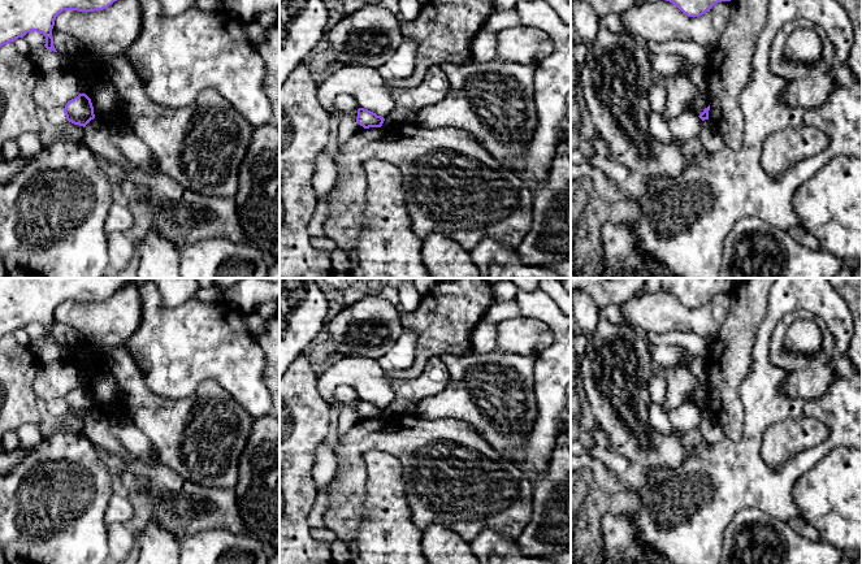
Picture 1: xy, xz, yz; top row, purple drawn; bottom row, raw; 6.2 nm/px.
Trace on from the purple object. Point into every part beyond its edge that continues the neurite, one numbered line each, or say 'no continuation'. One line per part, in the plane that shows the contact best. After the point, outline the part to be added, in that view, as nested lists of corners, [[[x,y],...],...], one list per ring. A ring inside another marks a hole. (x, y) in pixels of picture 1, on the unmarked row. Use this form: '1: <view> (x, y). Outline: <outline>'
no continuation

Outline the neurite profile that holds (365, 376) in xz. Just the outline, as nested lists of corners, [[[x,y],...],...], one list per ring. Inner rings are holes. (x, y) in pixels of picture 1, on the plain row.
[[[338,357],[317,379],[317,390],[333,403],[334,391],[339,385],[352,386],[359,399],[368,400],[386,409],[394,398],[390,377],[378,365],[377,359]]]

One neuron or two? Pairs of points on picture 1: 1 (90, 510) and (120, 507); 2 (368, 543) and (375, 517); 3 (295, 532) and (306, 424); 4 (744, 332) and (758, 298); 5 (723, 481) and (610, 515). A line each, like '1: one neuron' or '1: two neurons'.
1: two neurons
2: one neuron
3: one neuron
4: one neuron
5: two neurons

